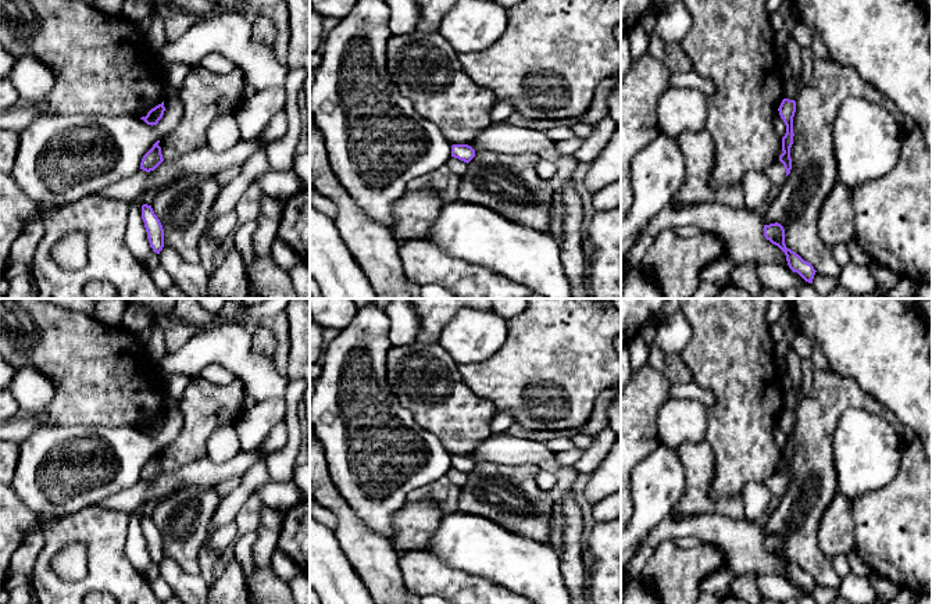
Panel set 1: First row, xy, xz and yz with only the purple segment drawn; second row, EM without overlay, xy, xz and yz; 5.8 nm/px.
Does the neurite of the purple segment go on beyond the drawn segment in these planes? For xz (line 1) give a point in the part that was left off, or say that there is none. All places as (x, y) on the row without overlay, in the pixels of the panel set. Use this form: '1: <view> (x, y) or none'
1: none

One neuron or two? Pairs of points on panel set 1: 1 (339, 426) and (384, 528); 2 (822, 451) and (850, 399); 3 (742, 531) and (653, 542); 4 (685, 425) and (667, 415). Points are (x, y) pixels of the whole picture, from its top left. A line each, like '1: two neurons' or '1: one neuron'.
1: one neuron
2: one neuron
3: one neuron
4: one neuron

